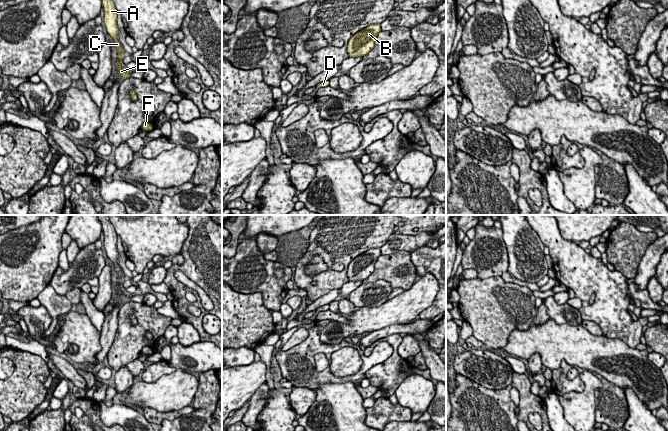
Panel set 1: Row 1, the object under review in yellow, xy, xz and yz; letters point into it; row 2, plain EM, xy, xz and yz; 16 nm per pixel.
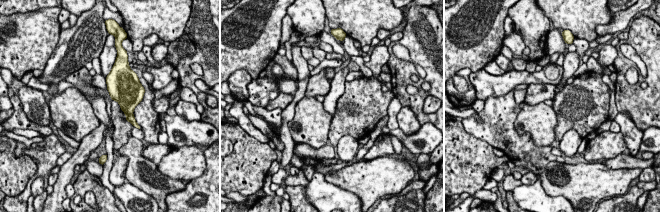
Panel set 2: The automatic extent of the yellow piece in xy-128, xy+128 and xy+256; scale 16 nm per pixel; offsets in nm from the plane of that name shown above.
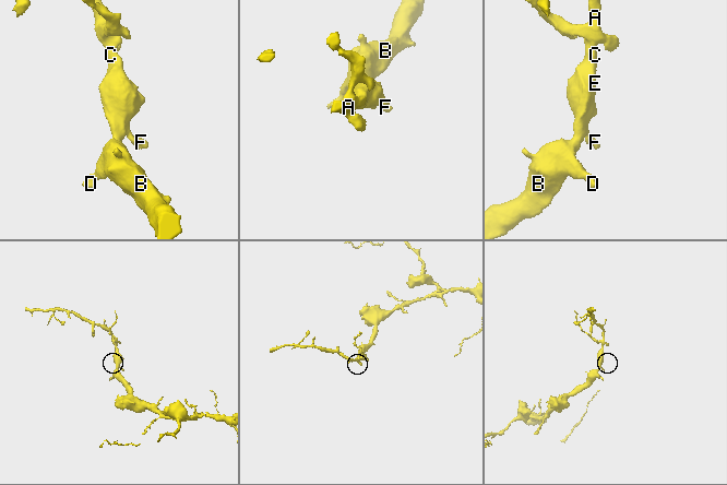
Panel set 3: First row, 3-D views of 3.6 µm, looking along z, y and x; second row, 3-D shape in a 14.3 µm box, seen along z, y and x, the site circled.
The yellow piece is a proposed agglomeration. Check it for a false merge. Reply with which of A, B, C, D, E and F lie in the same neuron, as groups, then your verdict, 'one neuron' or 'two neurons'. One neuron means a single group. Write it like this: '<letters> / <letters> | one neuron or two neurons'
A B C D E F | one neuron

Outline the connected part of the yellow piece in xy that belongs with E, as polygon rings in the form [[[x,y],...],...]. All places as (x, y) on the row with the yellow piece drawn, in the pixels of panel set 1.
[[[102,0],[102,7],[104,10],[103,21],[104,21],[106,30],[113,37],[115,41],[115,47],[118,50],[118,60],[117,60],[115,67],[123,77],[122,79],[118,79],[121,82],[122,80],[130,76],[129,76],[129,70],[124,69],[120,65],[120,63],[122,62],[121,58],[127,55],[127,53],[125,52],[122,44],[117,39],[117,35],[119,33],[119,28],[117,26],[117,10],[112,0]]]

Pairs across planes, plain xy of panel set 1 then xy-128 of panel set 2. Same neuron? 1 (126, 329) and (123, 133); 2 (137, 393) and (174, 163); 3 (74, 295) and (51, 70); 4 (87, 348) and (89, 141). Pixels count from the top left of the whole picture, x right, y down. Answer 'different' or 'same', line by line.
1: same
2: same
3: different
4: different

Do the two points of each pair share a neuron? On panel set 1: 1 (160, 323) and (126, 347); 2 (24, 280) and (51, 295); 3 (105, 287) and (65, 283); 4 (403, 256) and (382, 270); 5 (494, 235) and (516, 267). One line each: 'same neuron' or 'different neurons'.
1: same neuron
2: different neurons
3: different neurons
4: same neuron
5: different neurons

